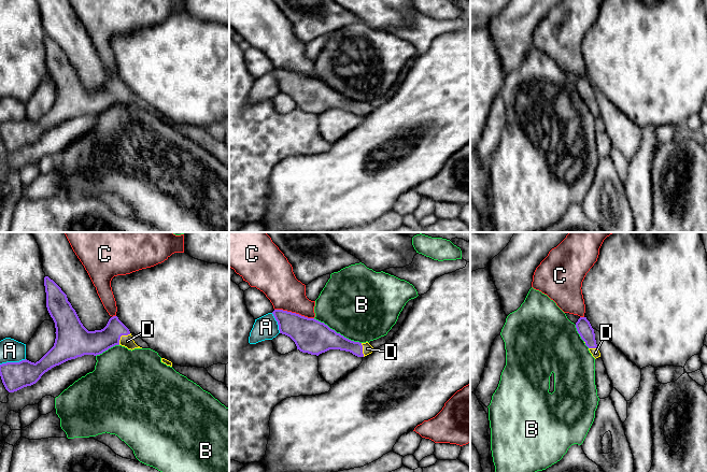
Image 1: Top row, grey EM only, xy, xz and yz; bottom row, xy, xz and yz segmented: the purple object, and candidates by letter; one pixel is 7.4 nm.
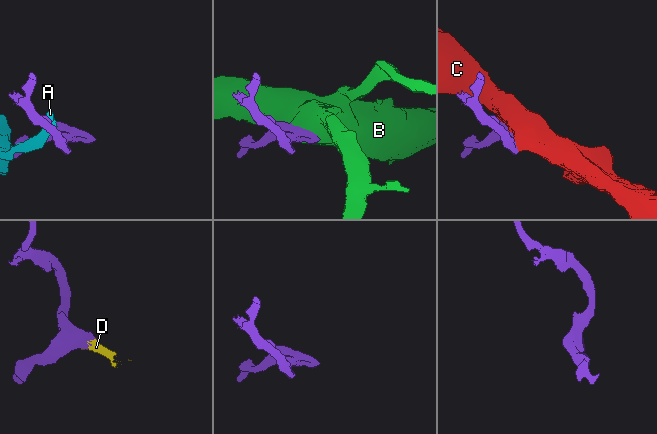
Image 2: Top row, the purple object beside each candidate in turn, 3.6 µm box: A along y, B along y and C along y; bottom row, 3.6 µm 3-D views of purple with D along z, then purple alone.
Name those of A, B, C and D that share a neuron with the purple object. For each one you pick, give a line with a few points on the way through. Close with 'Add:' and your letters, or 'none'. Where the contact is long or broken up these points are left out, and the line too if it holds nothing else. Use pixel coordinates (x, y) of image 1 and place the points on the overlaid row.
D: Path across: xy (96, 342), (112, 334), (122, 334), (127, 341)
Add: D

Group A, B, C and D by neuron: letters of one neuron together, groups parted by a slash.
A / B / C / D

